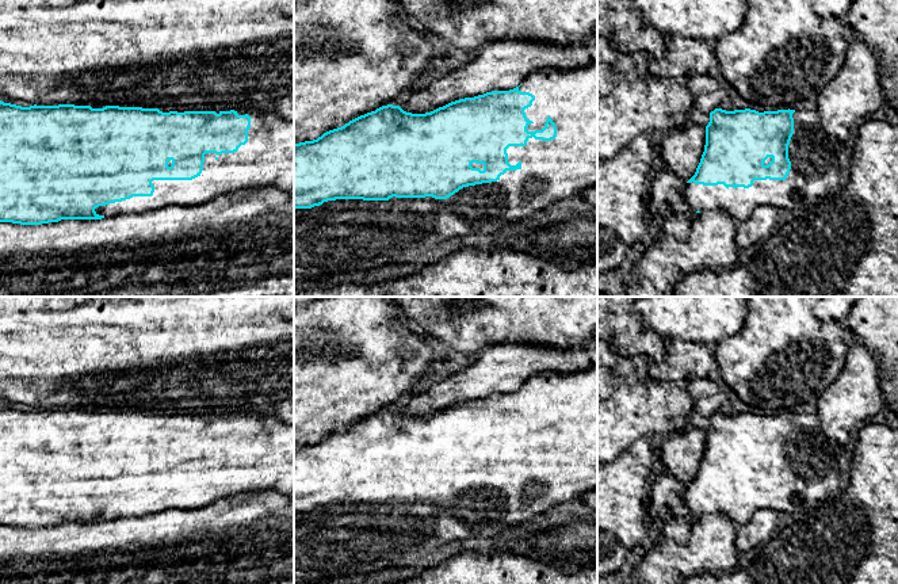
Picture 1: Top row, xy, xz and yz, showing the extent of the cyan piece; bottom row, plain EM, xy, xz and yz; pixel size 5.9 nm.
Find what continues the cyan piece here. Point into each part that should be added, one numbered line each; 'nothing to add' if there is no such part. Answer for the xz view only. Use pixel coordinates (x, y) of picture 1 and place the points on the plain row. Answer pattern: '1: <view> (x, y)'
1: xz (333, 544)

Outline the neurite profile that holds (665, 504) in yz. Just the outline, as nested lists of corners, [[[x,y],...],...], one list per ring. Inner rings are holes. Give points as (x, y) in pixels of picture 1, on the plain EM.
[[[664,472],[649,489],[646,512],[660,528],[662,537],[684,545],[696,514],[685,503],[687,485]]]

